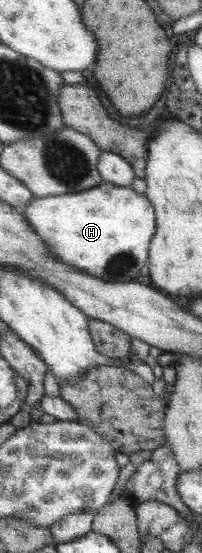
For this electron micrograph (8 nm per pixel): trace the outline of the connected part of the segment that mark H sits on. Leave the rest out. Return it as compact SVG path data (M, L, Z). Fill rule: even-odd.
M102 182L77 194L35 197L23 213L57 260L105 282L140 280L141 270L150 262L156 212L148 196L139 195L131 185Z

